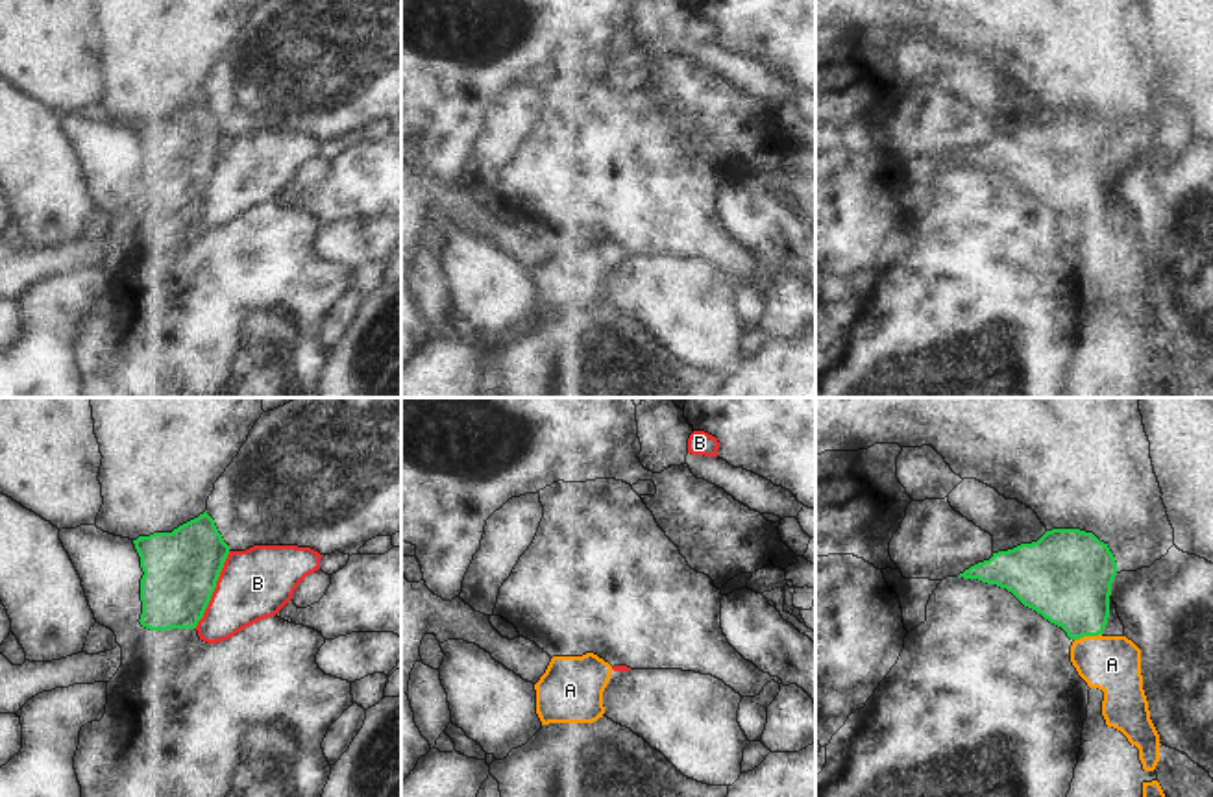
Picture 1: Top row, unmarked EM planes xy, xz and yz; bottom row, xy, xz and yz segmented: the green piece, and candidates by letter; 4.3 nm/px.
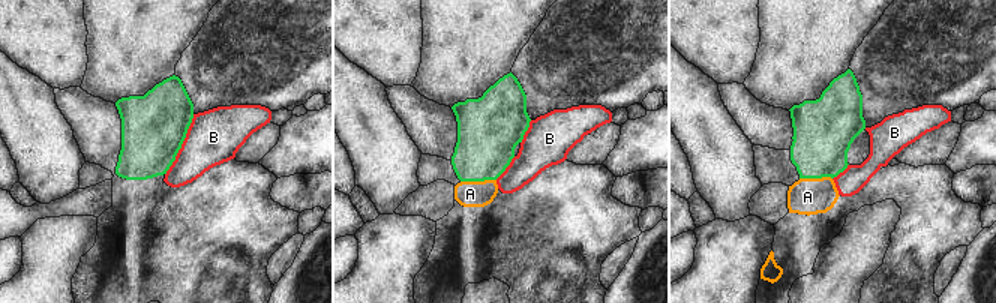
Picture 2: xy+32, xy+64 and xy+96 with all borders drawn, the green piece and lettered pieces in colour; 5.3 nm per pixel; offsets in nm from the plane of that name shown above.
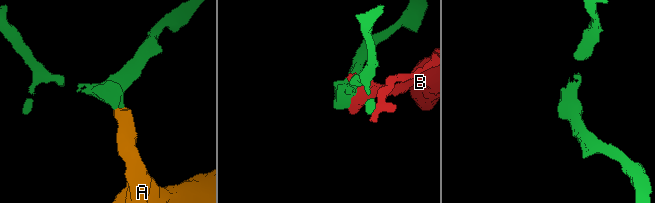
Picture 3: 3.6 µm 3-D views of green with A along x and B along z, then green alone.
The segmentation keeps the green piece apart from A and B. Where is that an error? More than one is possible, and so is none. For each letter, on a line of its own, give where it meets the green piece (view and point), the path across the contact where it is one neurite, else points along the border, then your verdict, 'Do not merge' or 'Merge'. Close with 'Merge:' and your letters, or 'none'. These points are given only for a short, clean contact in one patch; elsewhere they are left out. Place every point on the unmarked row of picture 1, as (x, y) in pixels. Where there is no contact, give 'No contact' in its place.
A: Touches green at yz (1088, 220). Path across: yz (1067, 167), (1082, 195), (1088, 220), (1112, 250). Merge
B: Touches green at xy (213, 176). Do not merge
Merge: A

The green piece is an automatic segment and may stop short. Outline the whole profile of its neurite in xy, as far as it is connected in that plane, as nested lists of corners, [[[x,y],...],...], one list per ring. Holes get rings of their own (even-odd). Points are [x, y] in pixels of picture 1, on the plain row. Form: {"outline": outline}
{"outline": [[[207,100],[172,118],[133,126],[144,157],[141,211],[150,216],[196,215],[229,141],[229,131]]]}

